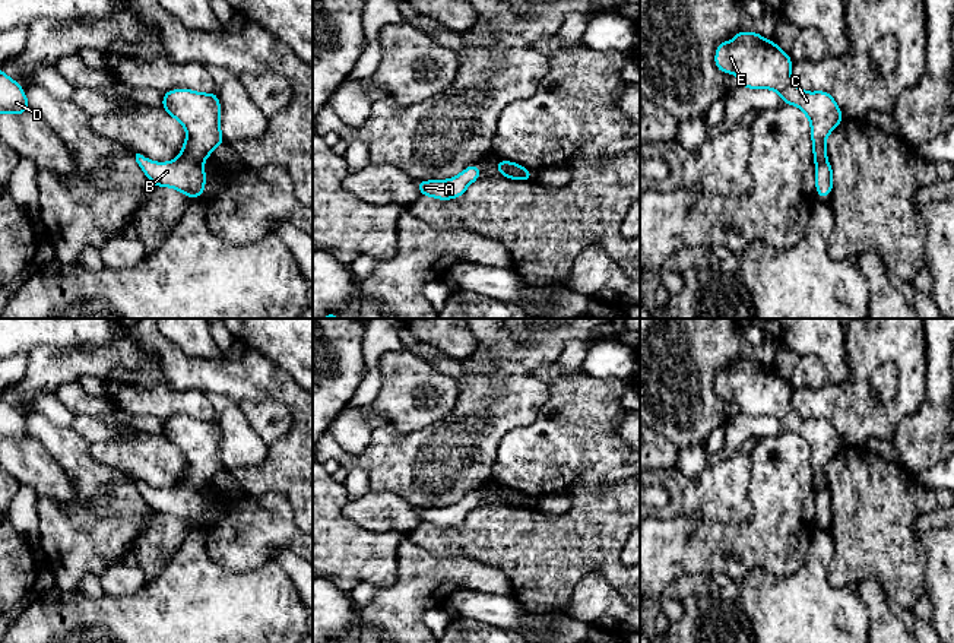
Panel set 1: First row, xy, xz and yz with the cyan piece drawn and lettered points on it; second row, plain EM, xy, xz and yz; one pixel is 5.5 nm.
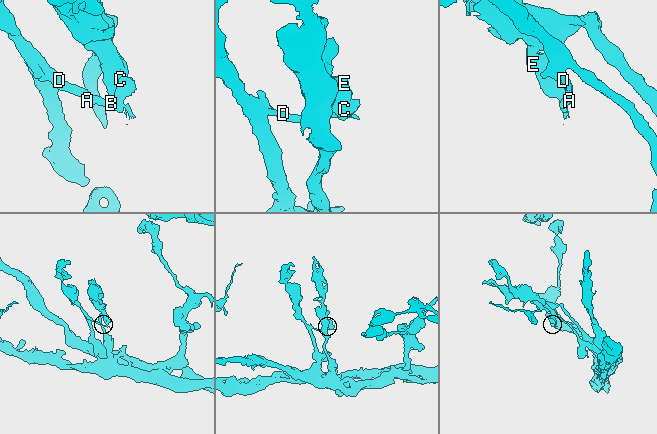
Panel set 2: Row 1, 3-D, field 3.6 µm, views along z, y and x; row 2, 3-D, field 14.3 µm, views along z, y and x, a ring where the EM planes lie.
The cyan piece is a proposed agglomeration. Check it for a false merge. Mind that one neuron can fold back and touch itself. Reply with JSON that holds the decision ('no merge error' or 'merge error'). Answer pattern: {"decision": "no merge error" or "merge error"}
{"decision": "merge error"}

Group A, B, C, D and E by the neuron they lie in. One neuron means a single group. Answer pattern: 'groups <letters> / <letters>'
groups A B D / C E

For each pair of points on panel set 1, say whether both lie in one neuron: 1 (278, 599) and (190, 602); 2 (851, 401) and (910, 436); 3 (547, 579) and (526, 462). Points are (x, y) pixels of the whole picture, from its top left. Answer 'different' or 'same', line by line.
1: same
2: different
3: different

